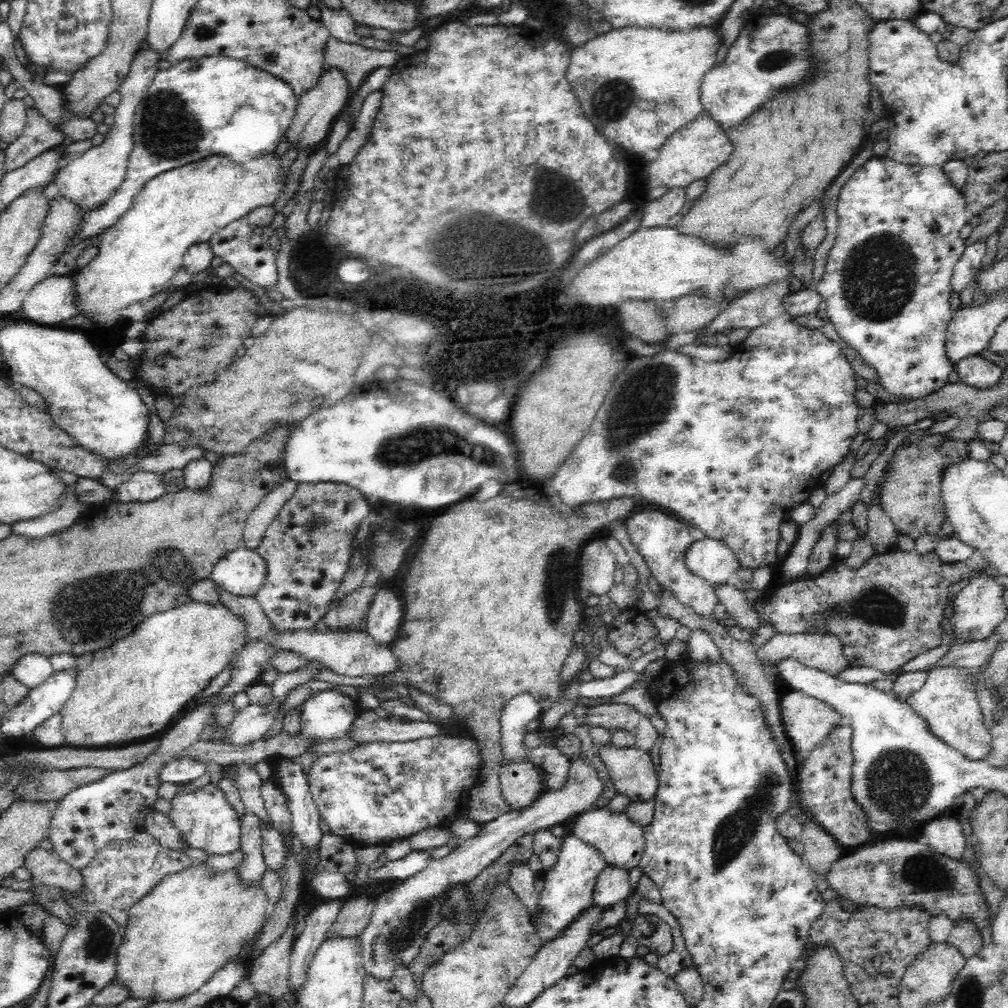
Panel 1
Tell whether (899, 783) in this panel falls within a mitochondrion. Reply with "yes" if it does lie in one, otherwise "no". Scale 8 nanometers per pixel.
yes

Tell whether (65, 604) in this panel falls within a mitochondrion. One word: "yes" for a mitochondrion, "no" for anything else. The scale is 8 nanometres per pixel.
yes

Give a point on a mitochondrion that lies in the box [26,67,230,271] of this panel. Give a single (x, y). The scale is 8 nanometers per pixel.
(168, 131)

